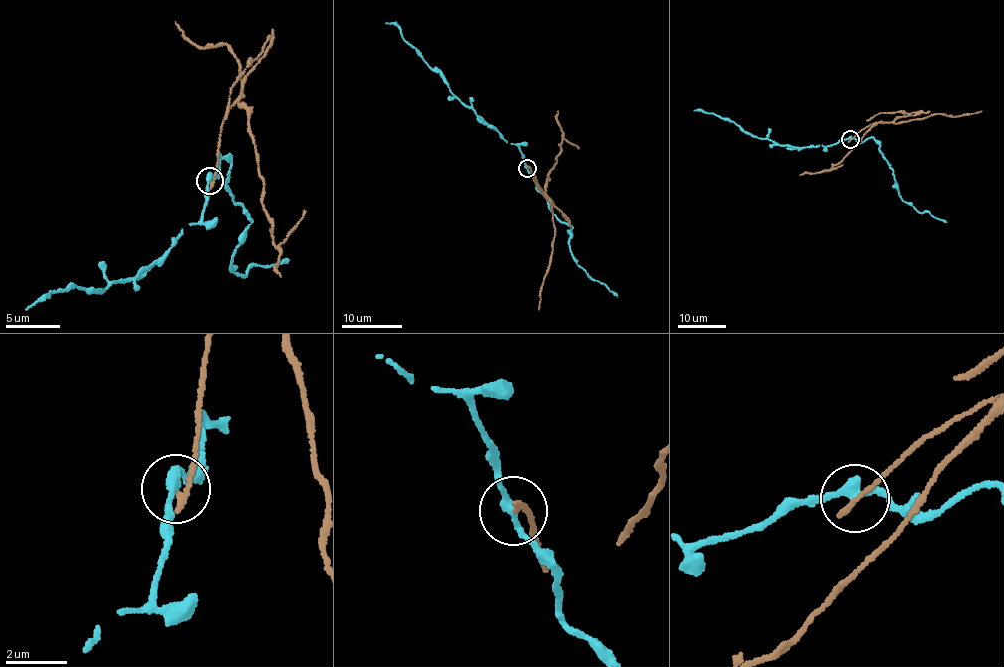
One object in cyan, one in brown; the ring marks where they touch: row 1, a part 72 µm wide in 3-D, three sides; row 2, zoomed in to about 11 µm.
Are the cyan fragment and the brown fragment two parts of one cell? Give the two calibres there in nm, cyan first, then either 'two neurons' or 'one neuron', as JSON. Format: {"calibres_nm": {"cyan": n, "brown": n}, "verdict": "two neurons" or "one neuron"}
{"calibres_nm": {"cyan": 280, "brown": 200}, "verdict": "two neurons"}

